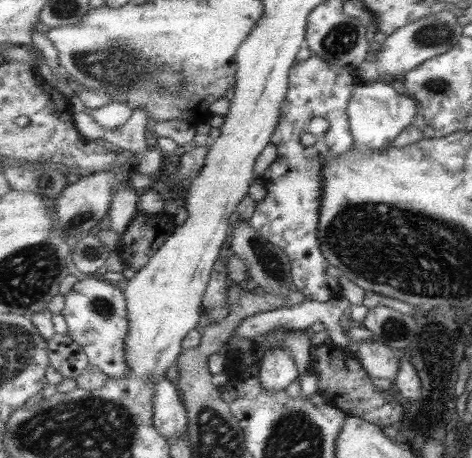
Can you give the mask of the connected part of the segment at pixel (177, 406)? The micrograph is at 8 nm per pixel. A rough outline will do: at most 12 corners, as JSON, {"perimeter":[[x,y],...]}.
{"perimeter":[[157,381],[154,424],[173,442],[188,431],[182,392]]}

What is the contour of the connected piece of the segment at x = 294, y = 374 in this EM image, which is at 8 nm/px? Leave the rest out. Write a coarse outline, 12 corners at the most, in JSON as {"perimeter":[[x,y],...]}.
{"perimeter":[[273,347],[260,360],[265,389],[287,388],[299,376],[295,358]]}

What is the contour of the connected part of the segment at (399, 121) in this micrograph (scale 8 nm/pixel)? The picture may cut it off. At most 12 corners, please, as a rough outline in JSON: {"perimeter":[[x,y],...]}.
{"perimeter":[[363,82],[349,102],[353,138],[385,150],[419,116],[421,101]]}

